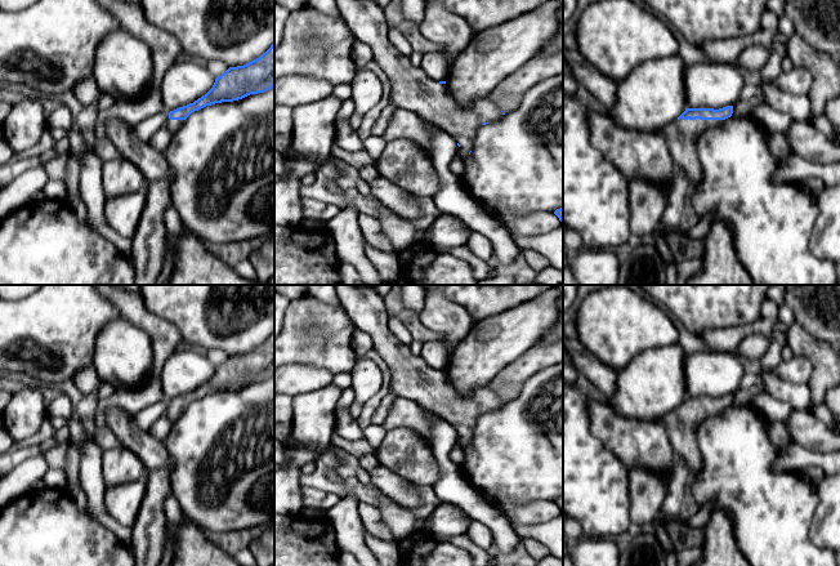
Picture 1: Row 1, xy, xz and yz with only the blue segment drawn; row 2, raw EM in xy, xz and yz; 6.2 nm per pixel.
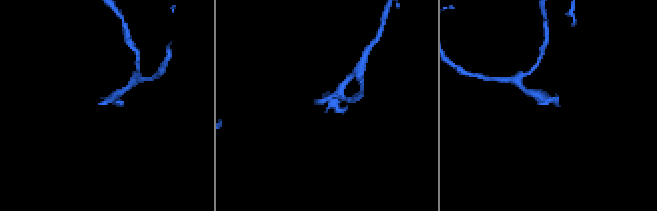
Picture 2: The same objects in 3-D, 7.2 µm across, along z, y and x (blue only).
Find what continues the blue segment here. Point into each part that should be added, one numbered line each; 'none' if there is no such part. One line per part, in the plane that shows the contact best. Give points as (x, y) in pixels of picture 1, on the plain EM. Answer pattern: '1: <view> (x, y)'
1: yz (682, 424)

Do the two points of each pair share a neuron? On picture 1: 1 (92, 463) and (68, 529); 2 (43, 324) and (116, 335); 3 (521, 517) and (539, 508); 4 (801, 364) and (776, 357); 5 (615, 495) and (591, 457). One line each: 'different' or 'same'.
1: different
2: different
3: same
4: different
5: same

